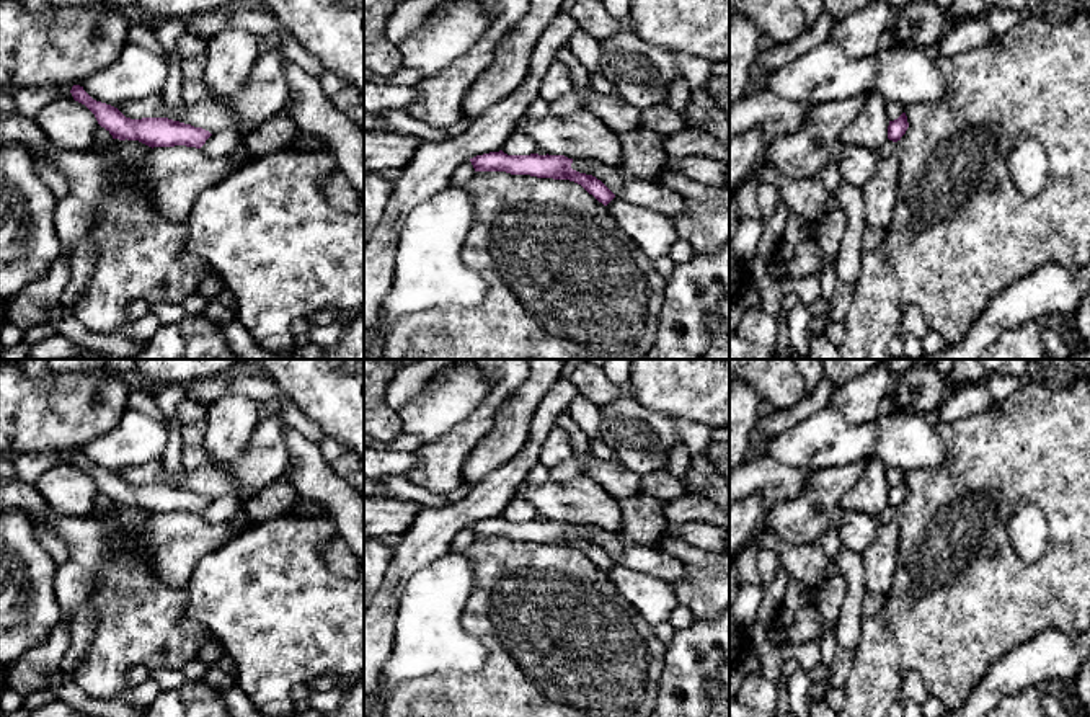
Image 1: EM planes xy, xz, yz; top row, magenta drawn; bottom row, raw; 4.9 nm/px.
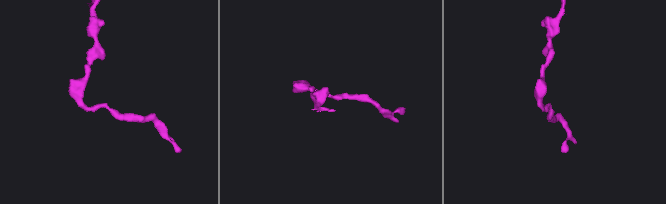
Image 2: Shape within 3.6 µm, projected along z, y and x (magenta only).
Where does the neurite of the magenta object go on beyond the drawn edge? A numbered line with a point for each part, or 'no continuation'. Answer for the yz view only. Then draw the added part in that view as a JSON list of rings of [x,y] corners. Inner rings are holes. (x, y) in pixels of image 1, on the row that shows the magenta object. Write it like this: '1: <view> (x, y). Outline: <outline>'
1: yz (893, 108). Outline: [[[886,101],[886,114],[888,121],[897,119],[902,113],[906,113],[906,106],[899,101]]]

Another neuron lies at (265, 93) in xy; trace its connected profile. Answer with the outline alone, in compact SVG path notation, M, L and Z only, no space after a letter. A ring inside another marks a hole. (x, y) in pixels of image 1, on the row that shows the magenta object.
M279 42L259 54L250 78L238 93L219 98L238 116L235 127L243 137L287 106L286 65L289 60Z

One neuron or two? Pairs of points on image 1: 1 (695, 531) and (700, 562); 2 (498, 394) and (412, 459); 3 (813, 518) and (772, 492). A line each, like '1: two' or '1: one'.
1: two
2: two
3: two

